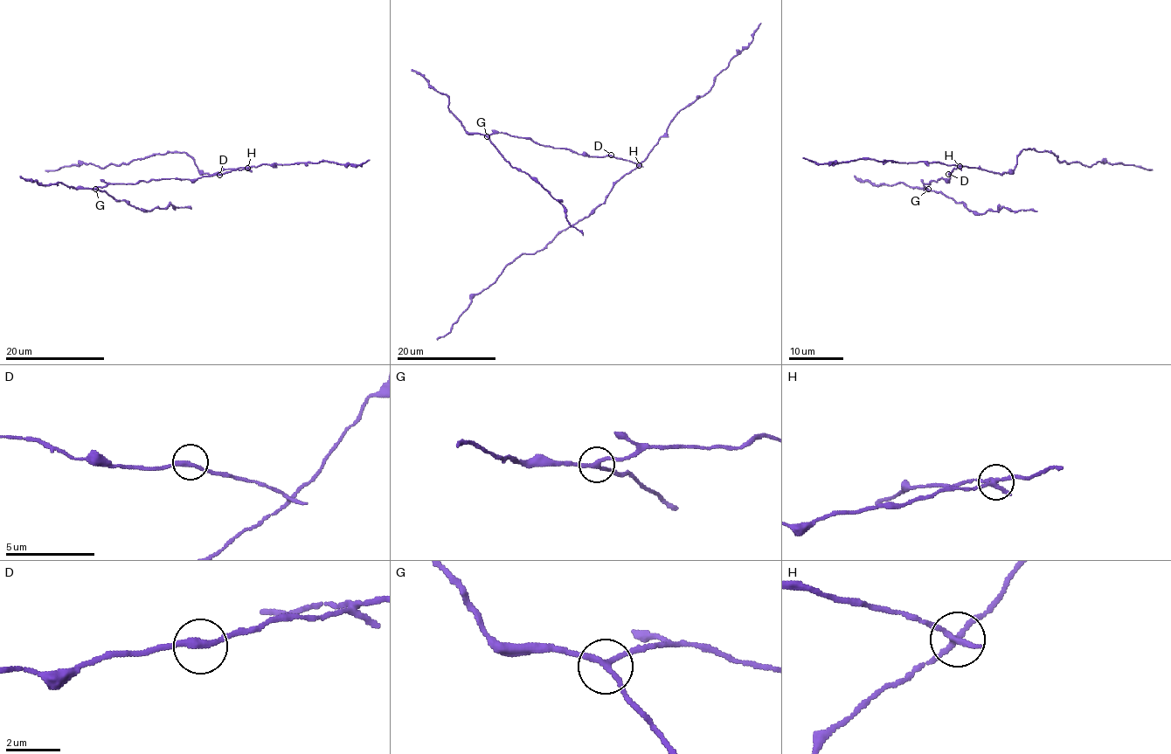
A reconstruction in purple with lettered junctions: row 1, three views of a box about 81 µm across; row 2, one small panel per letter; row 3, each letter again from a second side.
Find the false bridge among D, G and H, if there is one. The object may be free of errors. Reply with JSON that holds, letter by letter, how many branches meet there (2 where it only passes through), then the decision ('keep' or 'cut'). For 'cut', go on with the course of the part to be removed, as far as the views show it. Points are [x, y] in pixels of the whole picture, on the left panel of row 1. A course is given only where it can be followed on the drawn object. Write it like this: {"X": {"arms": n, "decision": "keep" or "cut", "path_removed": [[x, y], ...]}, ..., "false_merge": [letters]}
{"D": {"arms": 2, "decision": "keep"}, "G": {"arms": 3, "decision": "keep"}, "H": {"arms": 3, "decision": "cut", "path_removed": [[247, 168], [202, 174], [184, 153], [166, 153], [118, 165], [100, 168], [80, 163], [45, 171]]}, "false_merge": ["H"]}

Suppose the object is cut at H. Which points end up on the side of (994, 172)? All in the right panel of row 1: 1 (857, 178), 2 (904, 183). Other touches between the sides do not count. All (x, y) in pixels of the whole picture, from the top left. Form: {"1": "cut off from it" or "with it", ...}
{"1": "cut off from it", "2": "cut off from it"}

